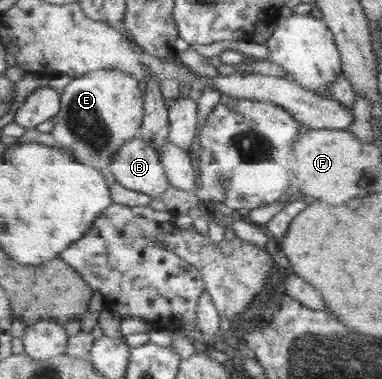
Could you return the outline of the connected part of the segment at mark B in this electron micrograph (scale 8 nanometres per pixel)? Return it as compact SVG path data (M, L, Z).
M141 136L121 147L109 169L121 185L133 191L147 193L156 199L172 186L160 154Z

